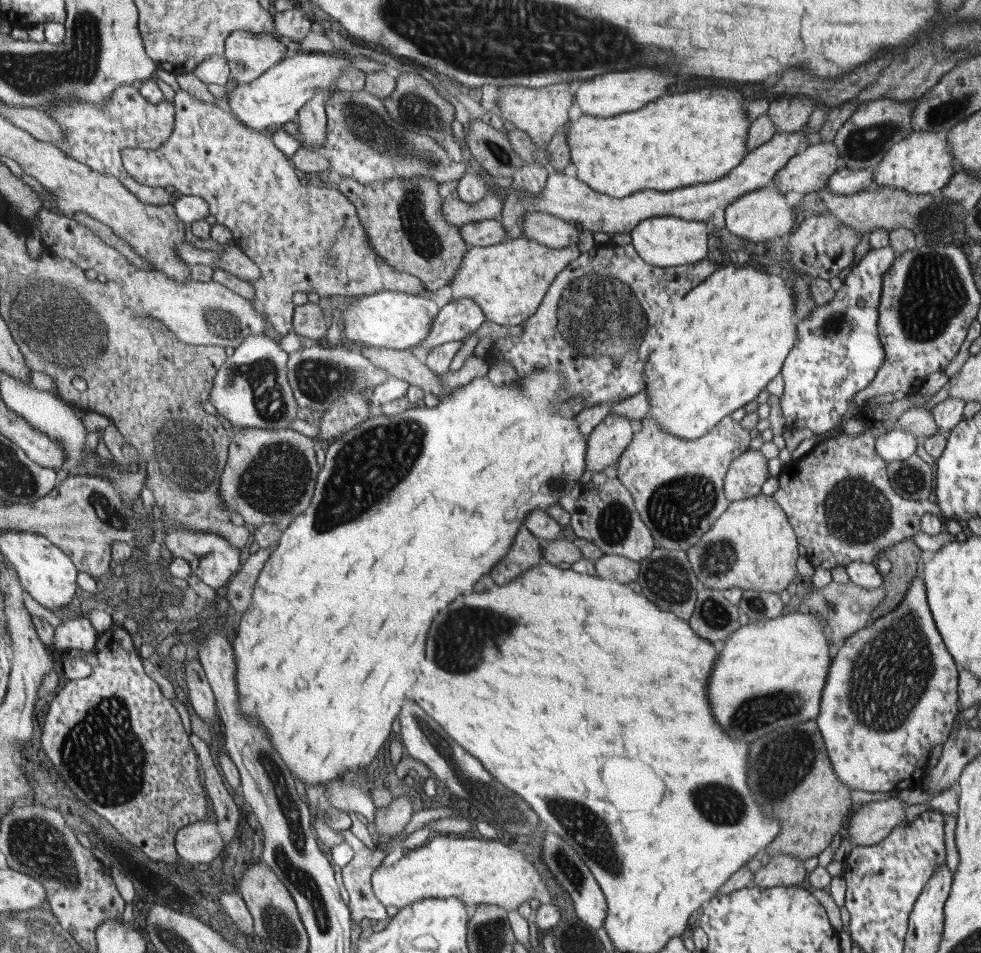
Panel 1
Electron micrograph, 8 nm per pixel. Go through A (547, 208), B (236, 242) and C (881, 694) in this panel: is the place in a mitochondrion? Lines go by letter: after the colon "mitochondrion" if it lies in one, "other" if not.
A: other
B: other
C: mitochondrion

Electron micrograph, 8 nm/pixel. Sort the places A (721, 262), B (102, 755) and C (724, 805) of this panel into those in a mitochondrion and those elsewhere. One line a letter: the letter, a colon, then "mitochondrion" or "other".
A: other
B: mitochondrion
C: mitochondrion

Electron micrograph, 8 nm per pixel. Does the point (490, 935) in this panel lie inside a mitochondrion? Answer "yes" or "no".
yes

